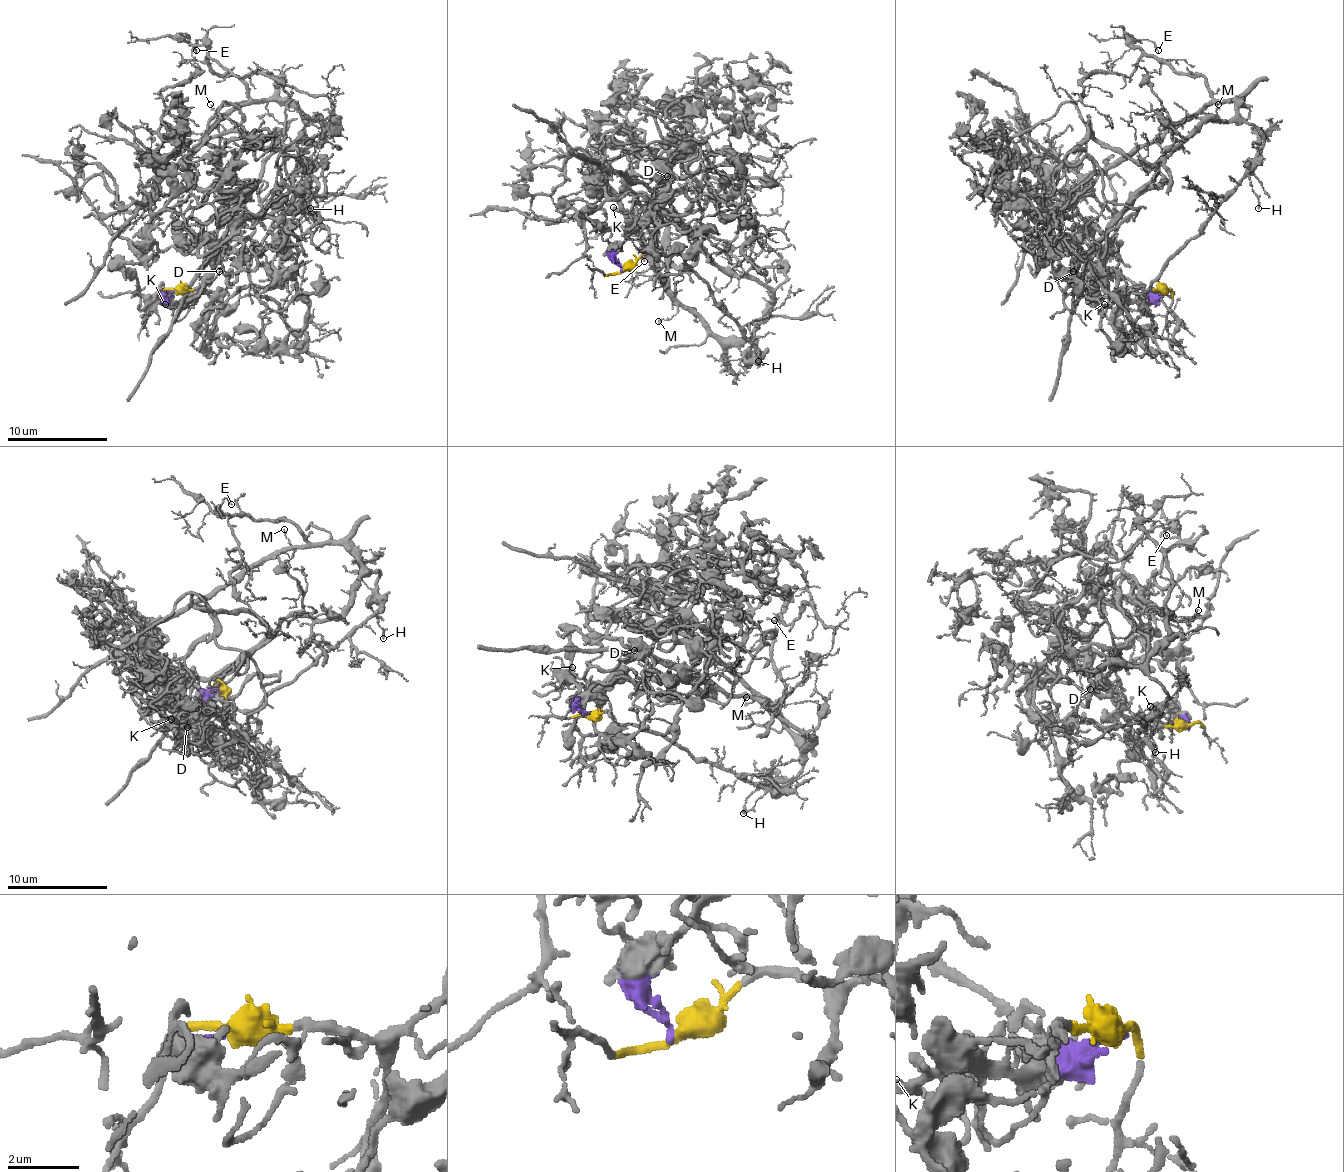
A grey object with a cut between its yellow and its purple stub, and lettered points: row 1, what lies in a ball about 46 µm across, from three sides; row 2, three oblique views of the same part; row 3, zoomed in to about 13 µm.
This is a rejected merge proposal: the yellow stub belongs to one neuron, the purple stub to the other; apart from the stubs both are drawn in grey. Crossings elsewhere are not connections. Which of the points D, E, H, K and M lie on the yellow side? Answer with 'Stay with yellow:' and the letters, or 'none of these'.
Stay with yellow: E, H, M

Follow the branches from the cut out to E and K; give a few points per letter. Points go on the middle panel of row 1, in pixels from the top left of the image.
E: (622, 270), (680, 255), (758, 353), (748, 366), (755, 348), (662, 285), (655, 238), (645, 260)
K: (622, 270), (615, 255), (635, 220), (627, 213), (612, 208)

